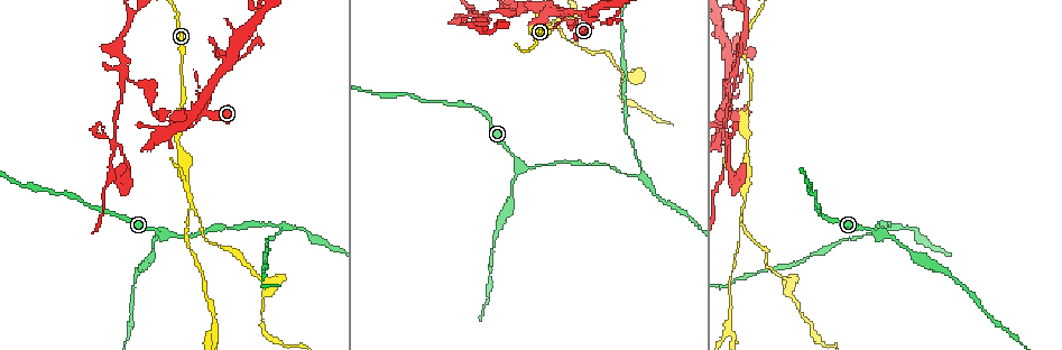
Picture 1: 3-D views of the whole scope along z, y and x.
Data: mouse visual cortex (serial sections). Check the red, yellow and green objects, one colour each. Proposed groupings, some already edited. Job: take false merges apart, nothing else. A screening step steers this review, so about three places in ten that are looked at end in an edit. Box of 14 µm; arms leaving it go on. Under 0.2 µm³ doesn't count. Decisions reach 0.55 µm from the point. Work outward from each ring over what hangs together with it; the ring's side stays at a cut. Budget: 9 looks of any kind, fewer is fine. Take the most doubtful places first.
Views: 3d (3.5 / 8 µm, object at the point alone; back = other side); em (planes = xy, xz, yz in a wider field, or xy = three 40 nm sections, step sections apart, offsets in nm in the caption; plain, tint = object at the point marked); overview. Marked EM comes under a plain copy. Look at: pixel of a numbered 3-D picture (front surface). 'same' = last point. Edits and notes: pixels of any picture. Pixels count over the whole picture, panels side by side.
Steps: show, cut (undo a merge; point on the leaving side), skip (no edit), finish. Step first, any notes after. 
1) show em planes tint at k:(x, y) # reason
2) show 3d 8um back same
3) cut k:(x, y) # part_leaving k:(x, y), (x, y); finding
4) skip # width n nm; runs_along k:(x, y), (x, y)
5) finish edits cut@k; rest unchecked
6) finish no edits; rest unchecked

show 3d 3.5um at 1:(553, 29) # branch point

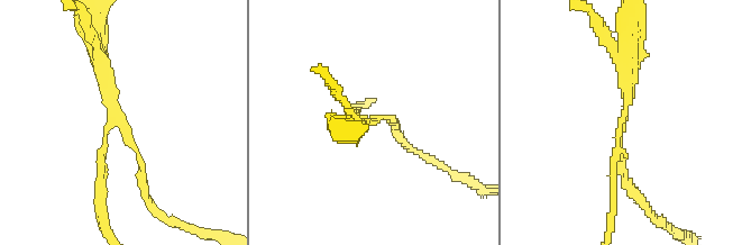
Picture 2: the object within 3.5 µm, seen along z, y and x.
show em xy step 3 tint at 2:(115, 114)

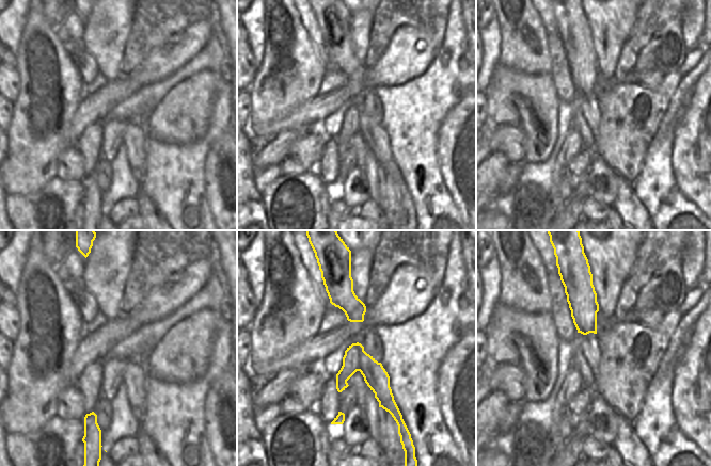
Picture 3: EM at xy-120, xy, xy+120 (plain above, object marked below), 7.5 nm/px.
cut 2:(393, 123) # two cells meet here

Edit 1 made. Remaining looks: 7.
show overview # see it whole again

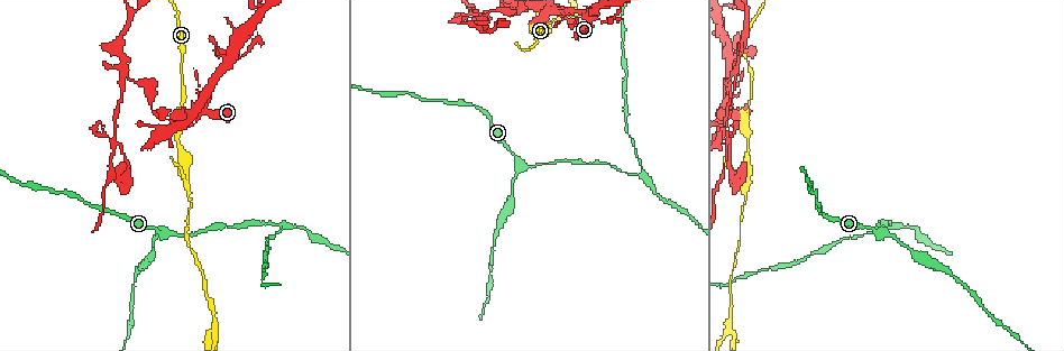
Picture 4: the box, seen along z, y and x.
show 3d 3.5um back at 4:(216, 328) # two arms in line, one across

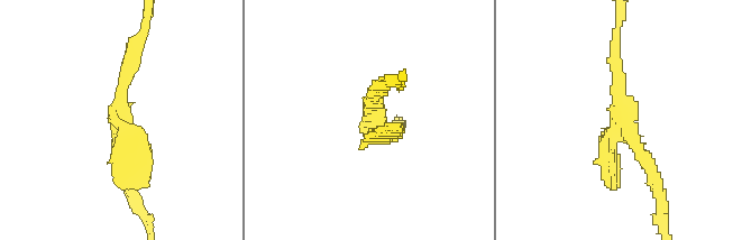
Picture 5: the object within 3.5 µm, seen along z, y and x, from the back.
show em planes tint at 5:(619, 122) # now the EM

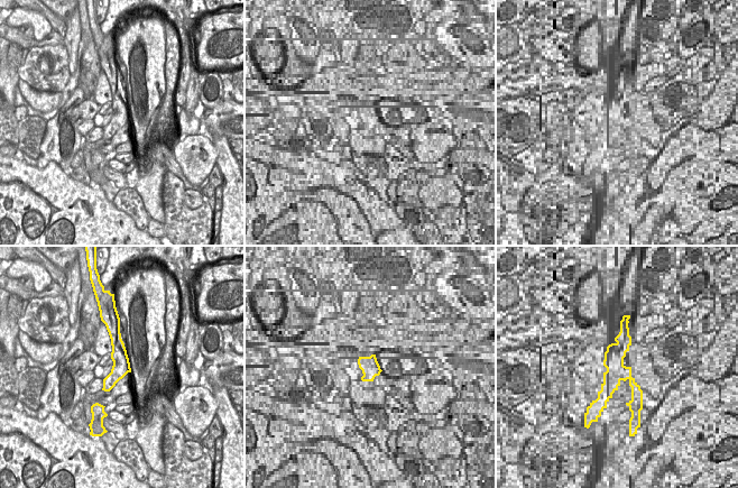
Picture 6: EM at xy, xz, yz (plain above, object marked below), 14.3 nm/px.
show em xy step 2 tint same

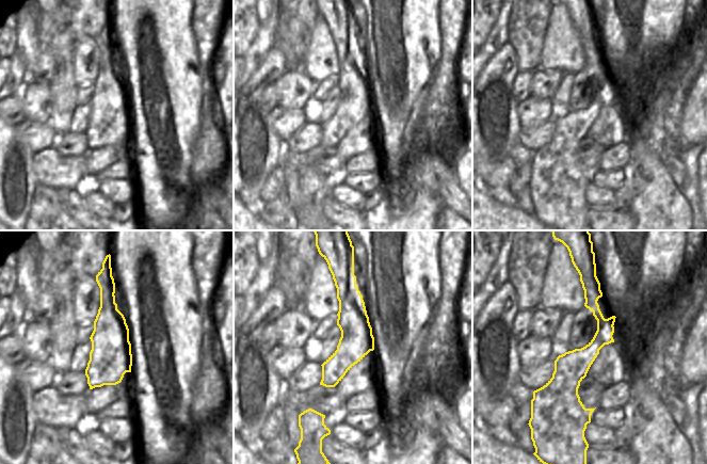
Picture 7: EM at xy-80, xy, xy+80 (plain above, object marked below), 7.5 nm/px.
skip # width 240 nm; runs_along 5:(139, 51), (121, 110), (136, 158), (118, 185); continuous, no second cell

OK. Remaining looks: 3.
show 3d 3.5um at 4:(162, 116) # two arms at a narrow angle

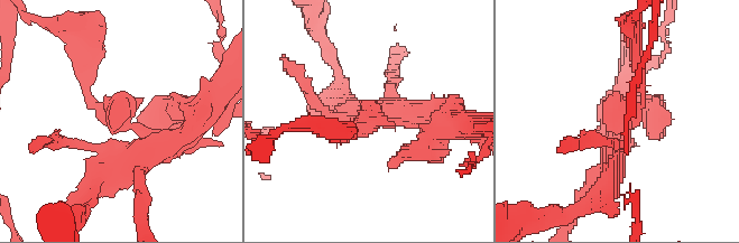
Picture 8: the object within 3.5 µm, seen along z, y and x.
show em xy step 1 tint at 8:(129, 123) # arms 4; arm_widths 150, 300, 300, 350 nm

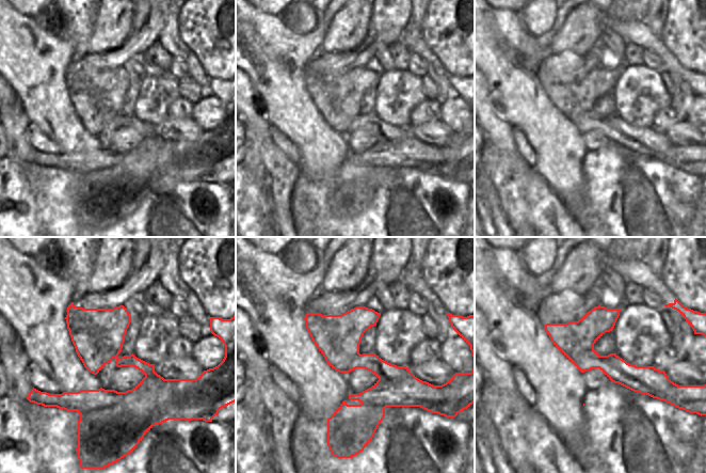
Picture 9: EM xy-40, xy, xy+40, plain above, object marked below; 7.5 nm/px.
skip # runs_along 8:(192, 130), (157, 143), (91, 99), (84, 75); continuous, no second cell

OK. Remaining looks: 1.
finish edits cut@2; rest unchecked

